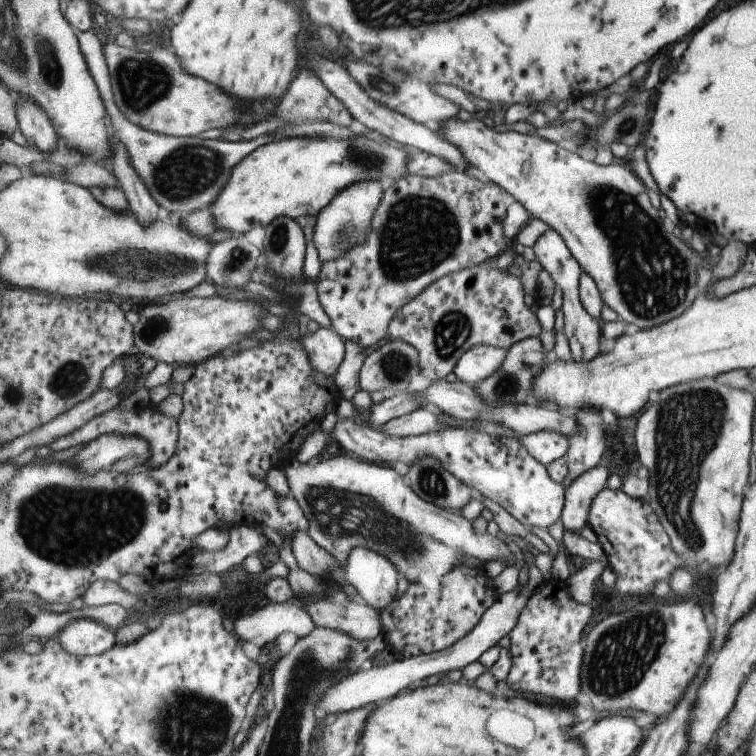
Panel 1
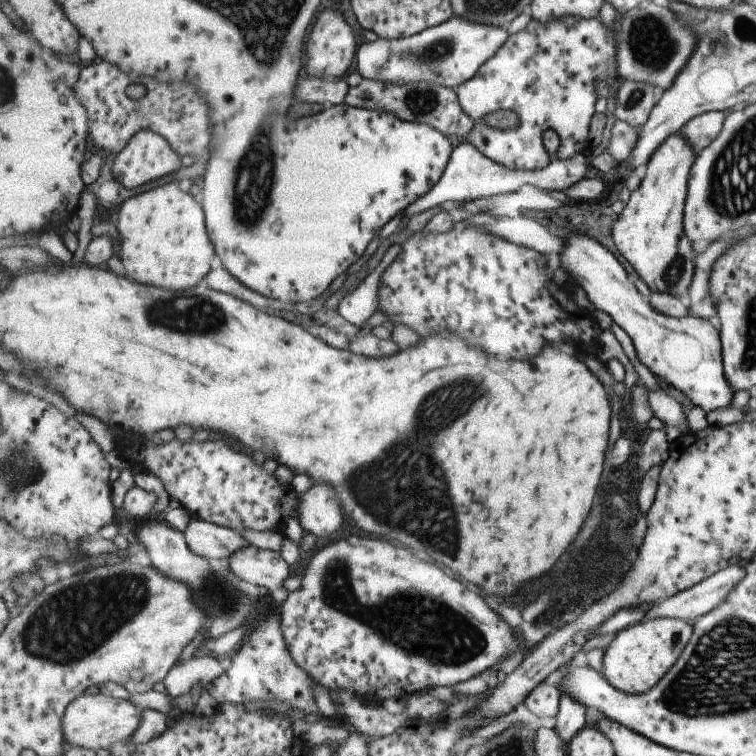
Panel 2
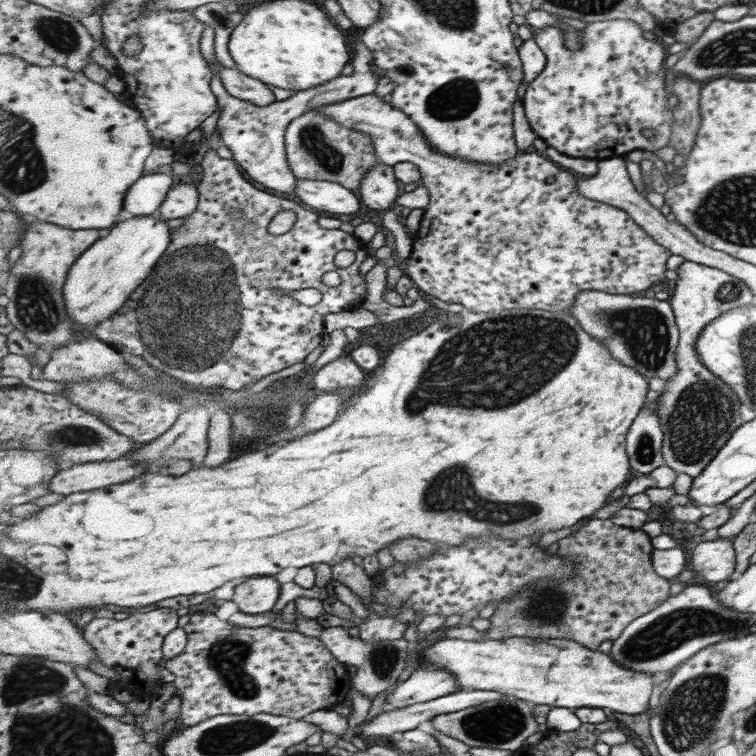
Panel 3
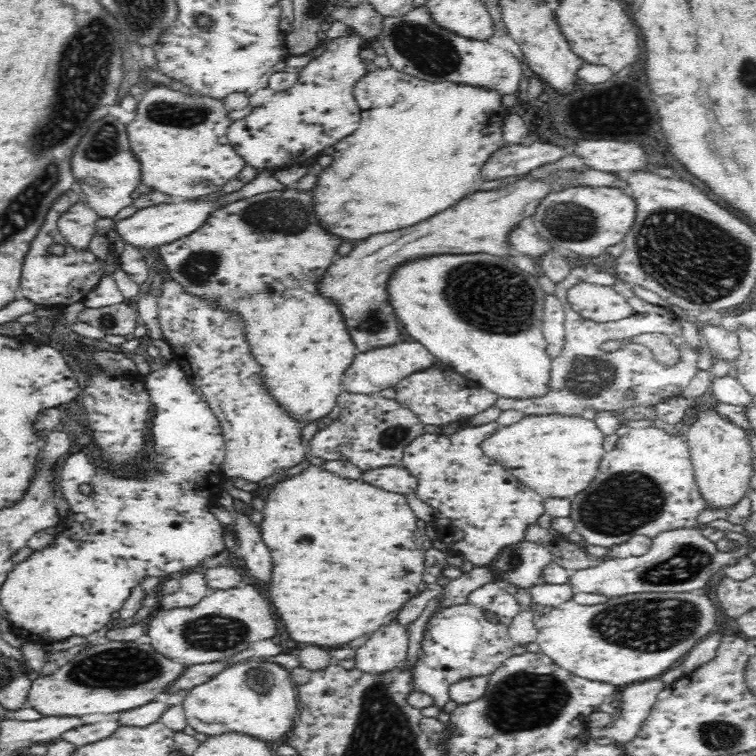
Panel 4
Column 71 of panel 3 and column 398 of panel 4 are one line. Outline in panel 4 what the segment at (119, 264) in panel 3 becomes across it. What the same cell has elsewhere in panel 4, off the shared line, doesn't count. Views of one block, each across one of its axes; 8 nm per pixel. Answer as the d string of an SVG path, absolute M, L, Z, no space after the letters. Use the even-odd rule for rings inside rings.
M462 254L458 258L454 256L446 256L446 258L424 258L420 262L410 262L410 266L400 264L398 268L394 268L390 280L388 280L388 298L390 303L396 310L397 317L401 319L405 331L414 338L416 342L423 344L438 360L442 362L443 367L454 369L458 374L466 377L467 380L474 381L475 384L480 385L483 389L490 390L491 393L499 397L524 401L536 400L545 397L550 390L550 373L551 362L549 351L547 350L547 340L541 329L544 307L545 307L545 291L542 290L537 278L533 277L531 273L520 269L509 258L492 257L489 254Z

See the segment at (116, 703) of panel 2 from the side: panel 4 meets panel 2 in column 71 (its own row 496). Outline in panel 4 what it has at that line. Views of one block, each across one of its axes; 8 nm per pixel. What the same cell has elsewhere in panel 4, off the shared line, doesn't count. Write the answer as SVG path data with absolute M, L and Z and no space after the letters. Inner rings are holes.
M720 402L712 404L708 410L702 409L703 405L697 405L694 416L696 422L685 434L697 485L714 509L732 507L746 497L749 480L755 471L752 468L755 454L751 445L751 434L721 414L721 411L717 410L719 404Z

